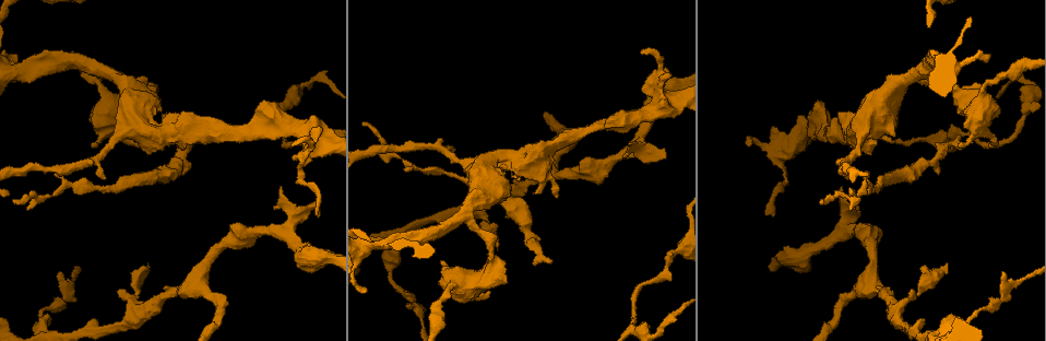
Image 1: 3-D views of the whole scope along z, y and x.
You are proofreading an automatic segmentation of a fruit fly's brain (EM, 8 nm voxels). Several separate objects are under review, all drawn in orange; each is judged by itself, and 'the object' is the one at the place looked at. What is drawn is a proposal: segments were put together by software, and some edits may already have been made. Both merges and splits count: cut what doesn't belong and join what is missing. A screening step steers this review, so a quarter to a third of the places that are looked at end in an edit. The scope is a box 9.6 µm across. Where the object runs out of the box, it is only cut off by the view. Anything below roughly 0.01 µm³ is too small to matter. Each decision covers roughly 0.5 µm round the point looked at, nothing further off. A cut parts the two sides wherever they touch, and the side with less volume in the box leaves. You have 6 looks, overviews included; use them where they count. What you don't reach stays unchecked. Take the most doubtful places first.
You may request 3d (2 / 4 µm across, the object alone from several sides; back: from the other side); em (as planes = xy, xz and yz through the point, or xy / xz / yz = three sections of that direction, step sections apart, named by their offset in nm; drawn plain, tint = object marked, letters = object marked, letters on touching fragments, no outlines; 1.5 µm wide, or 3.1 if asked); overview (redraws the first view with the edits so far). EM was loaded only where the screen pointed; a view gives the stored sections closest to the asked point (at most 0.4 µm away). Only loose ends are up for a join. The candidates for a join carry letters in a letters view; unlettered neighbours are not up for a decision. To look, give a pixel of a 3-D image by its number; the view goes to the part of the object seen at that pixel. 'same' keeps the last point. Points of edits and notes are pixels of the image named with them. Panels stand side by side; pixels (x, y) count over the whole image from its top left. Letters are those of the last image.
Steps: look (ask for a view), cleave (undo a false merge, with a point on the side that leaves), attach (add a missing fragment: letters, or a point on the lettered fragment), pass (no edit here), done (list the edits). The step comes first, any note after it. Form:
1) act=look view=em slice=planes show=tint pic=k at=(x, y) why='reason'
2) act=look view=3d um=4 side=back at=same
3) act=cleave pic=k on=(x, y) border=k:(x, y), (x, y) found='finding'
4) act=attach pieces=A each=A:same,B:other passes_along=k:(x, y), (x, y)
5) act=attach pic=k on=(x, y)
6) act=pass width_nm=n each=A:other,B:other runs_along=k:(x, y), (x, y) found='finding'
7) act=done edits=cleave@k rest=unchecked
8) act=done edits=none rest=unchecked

act=look view=em slice=planes show=letters pic=1 at=(818, 99) why='free end'

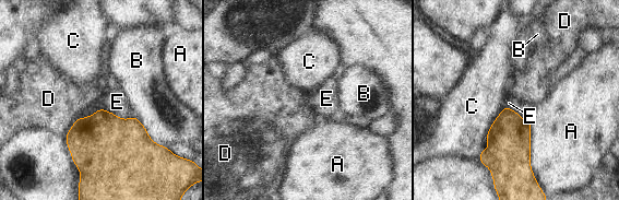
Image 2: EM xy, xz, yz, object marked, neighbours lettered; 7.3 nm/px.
act=pass longest_contact=A:420nm each=A:other,B:other,C:other,D:other,E:other border=2:(78, 117), (64, 136) found='none of them fits'

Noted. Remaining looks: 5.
act=look view=3d um=4 side=back pic=1 at=(313, 201) why='an open end'

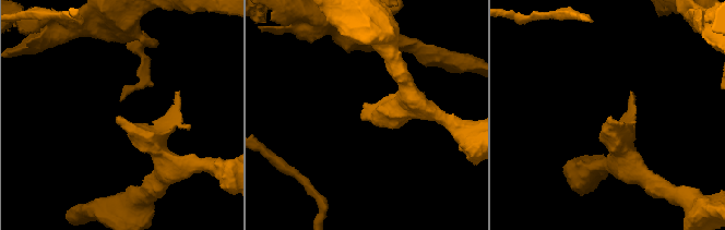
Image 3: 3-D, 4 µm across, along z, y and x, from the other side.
act=look view=em slice=yz step=8 show=letters pic=3 at=(363, 119)

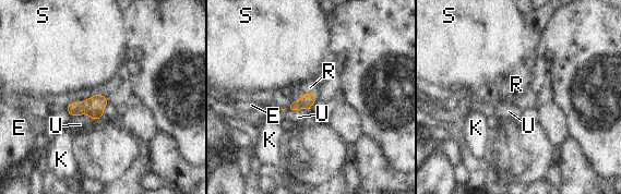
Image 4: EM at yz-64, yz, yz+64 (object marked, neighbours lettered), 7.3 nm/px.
act=look view=em slice=planes show=letters at=same

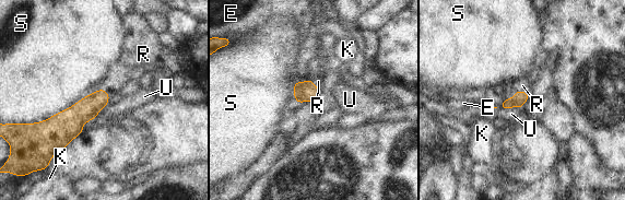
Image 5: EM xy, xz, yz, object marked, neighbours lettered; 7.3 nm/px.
act=attach pieces=R longest_contact=S:500nm each=E:other,K:other,R:same,S:other,U:other found='the neuron continues'

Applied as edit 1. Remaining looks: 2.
act=done edits=attach@5 rest=unchecked

